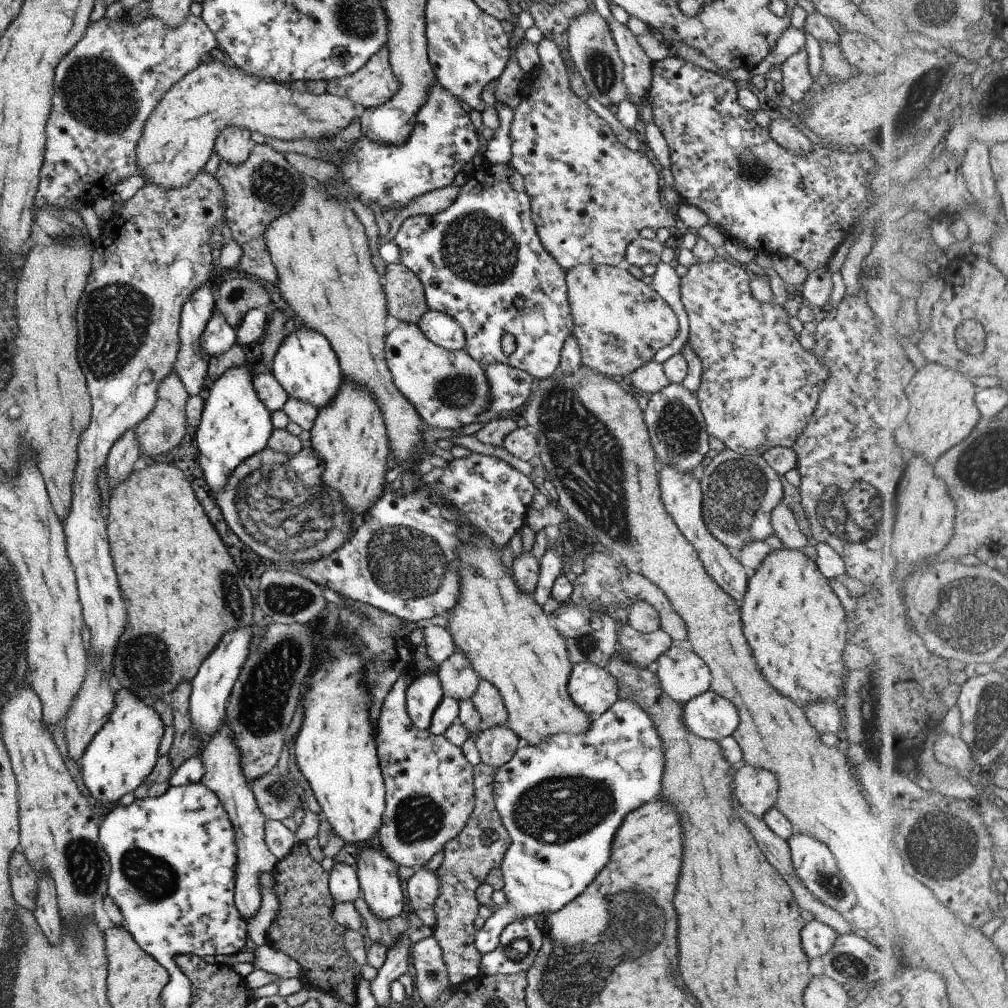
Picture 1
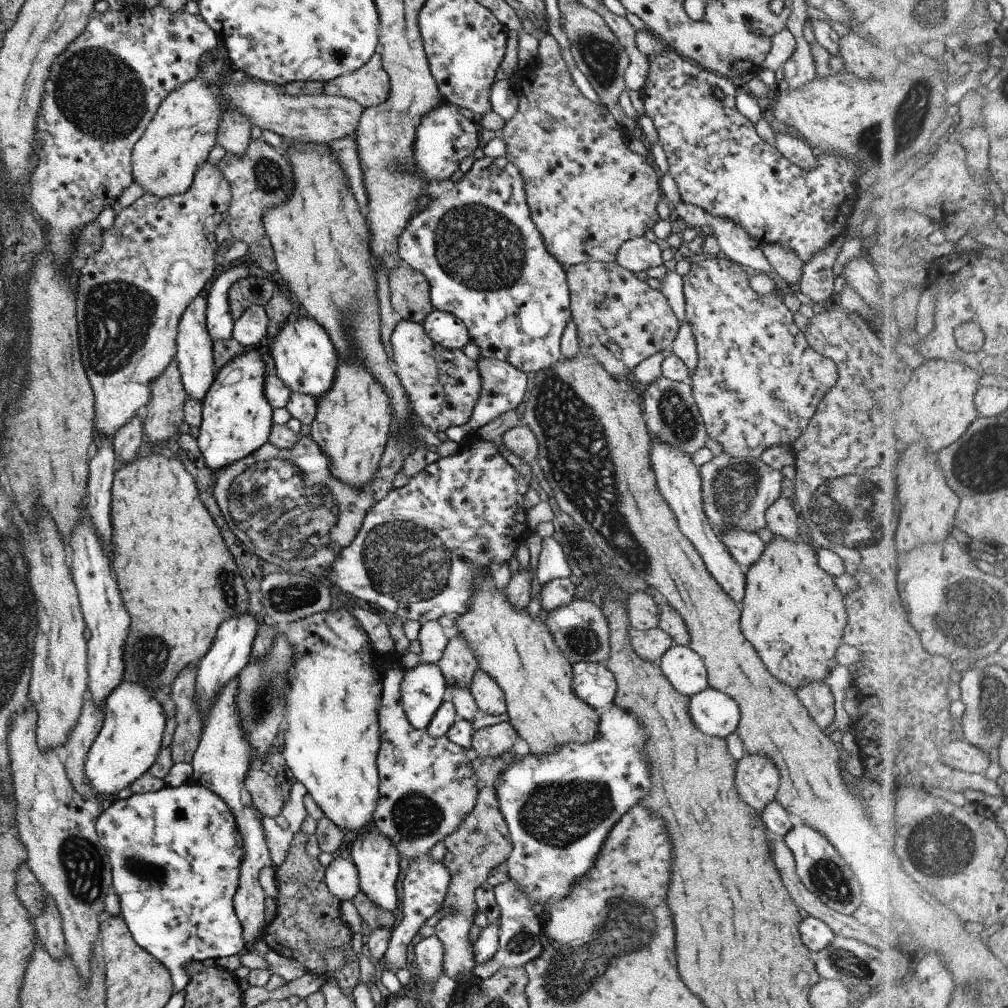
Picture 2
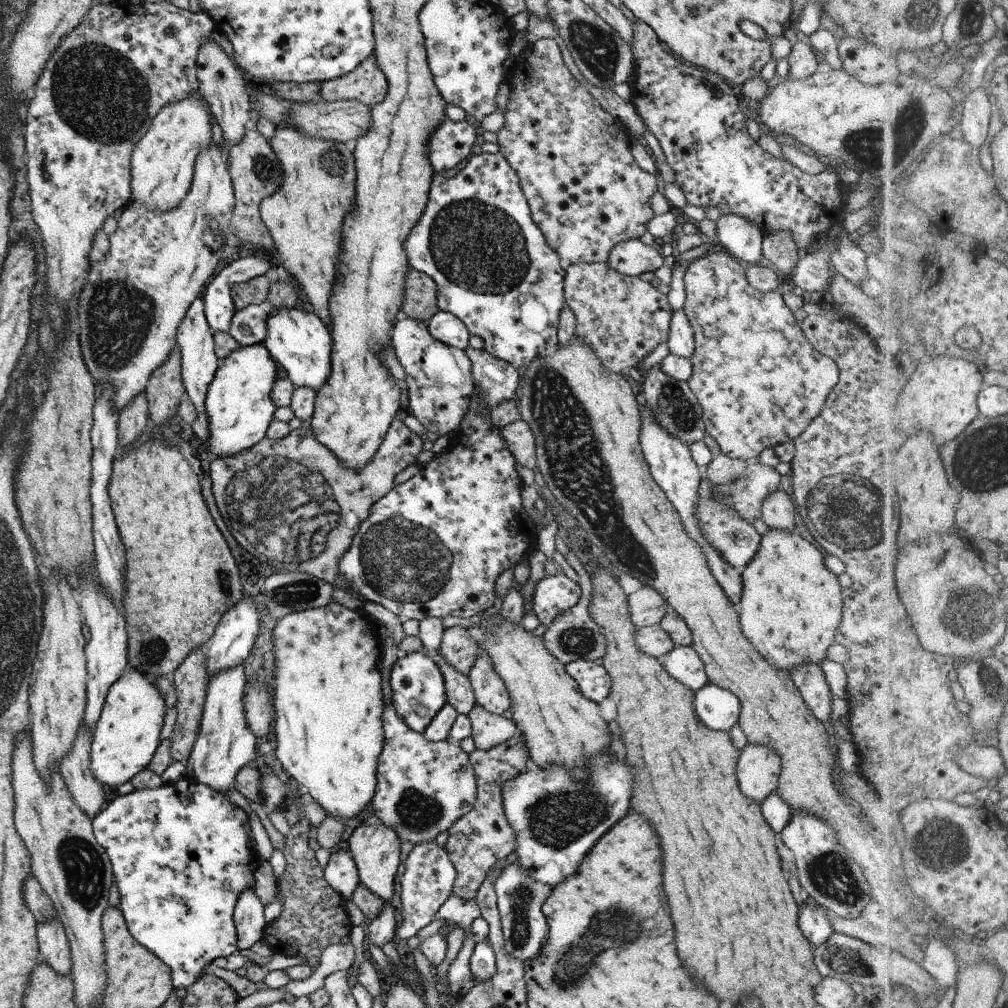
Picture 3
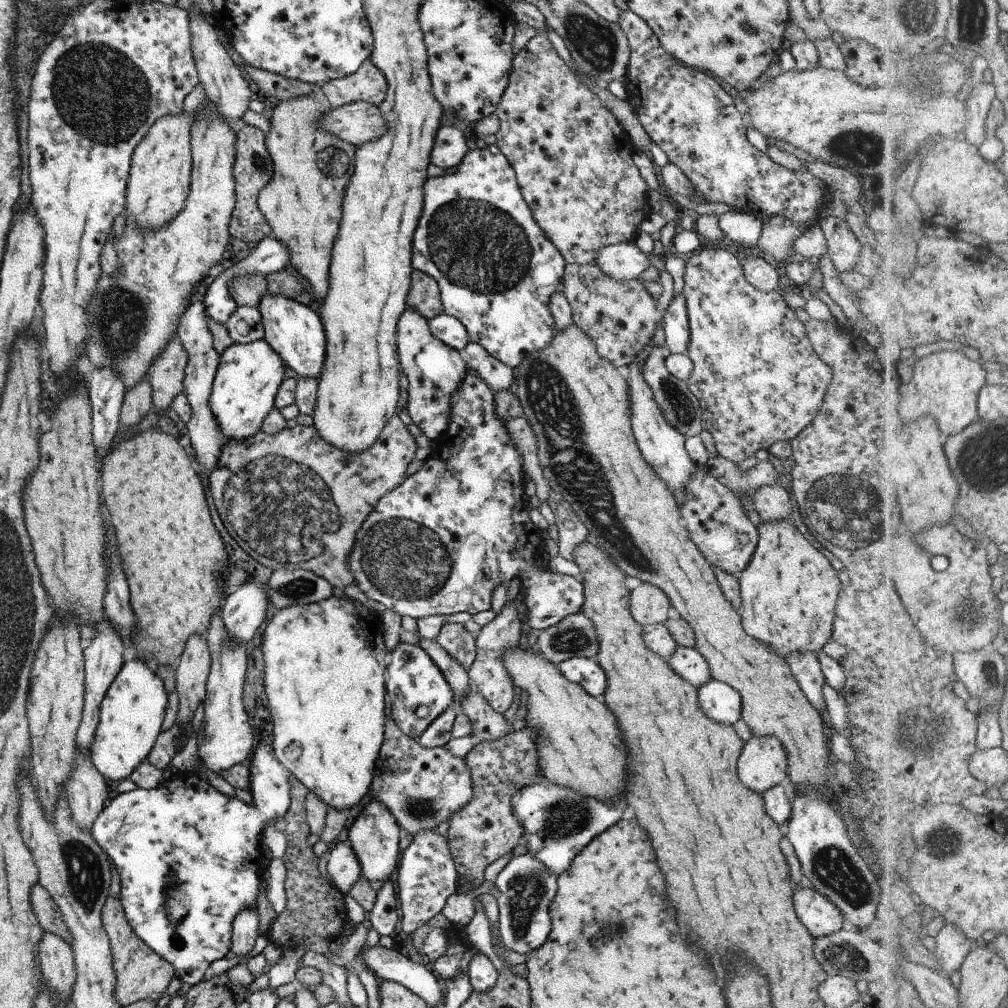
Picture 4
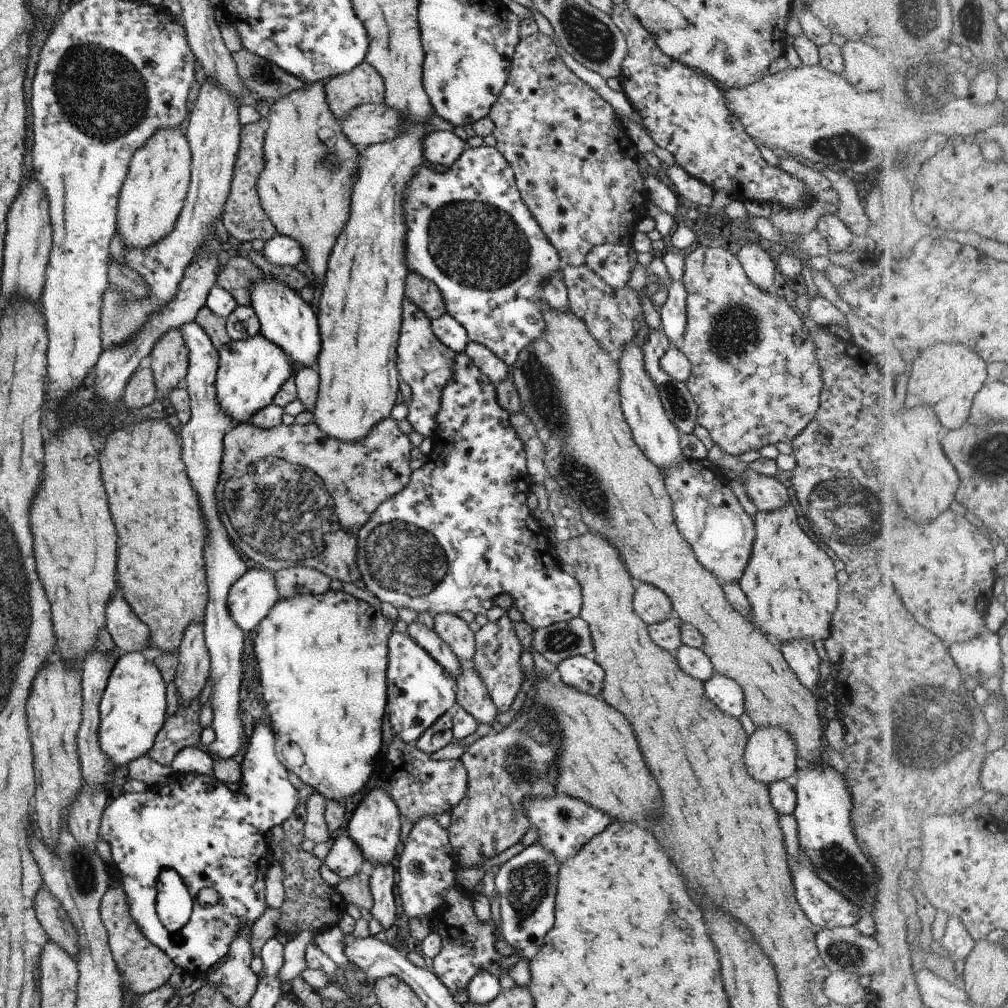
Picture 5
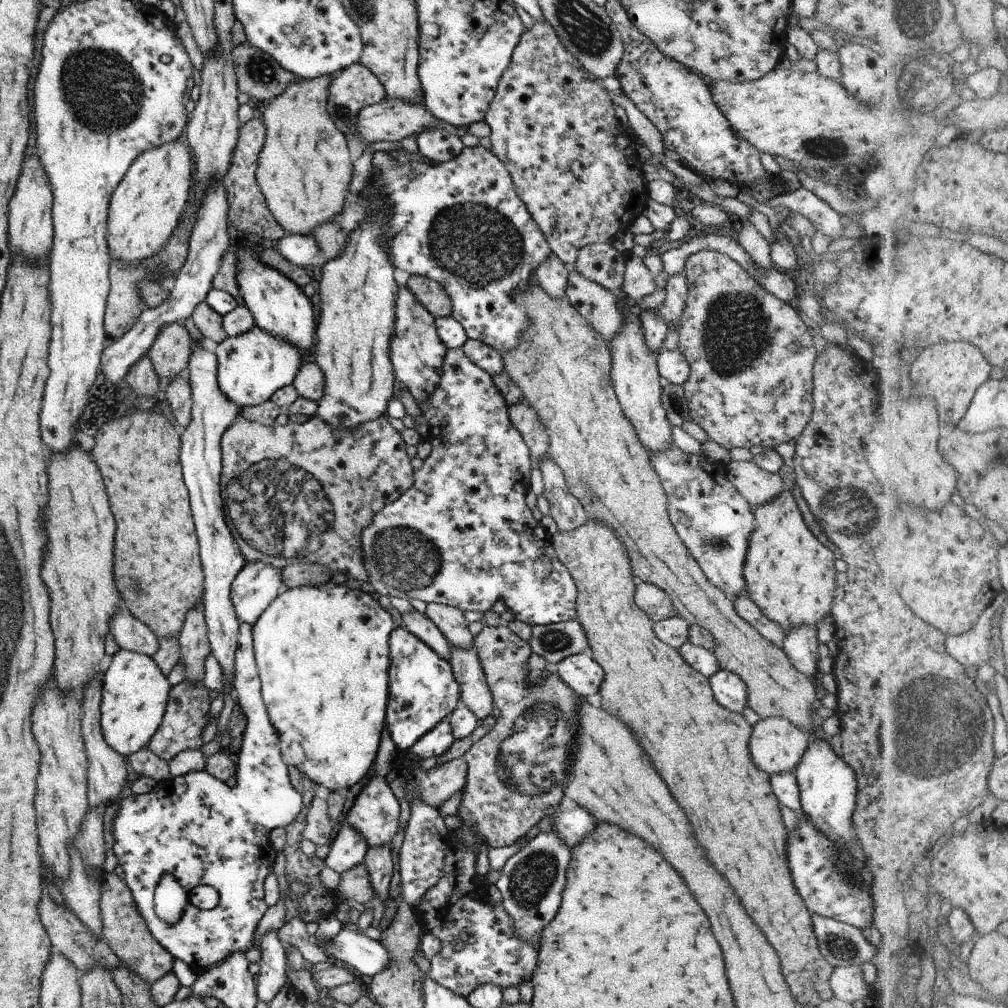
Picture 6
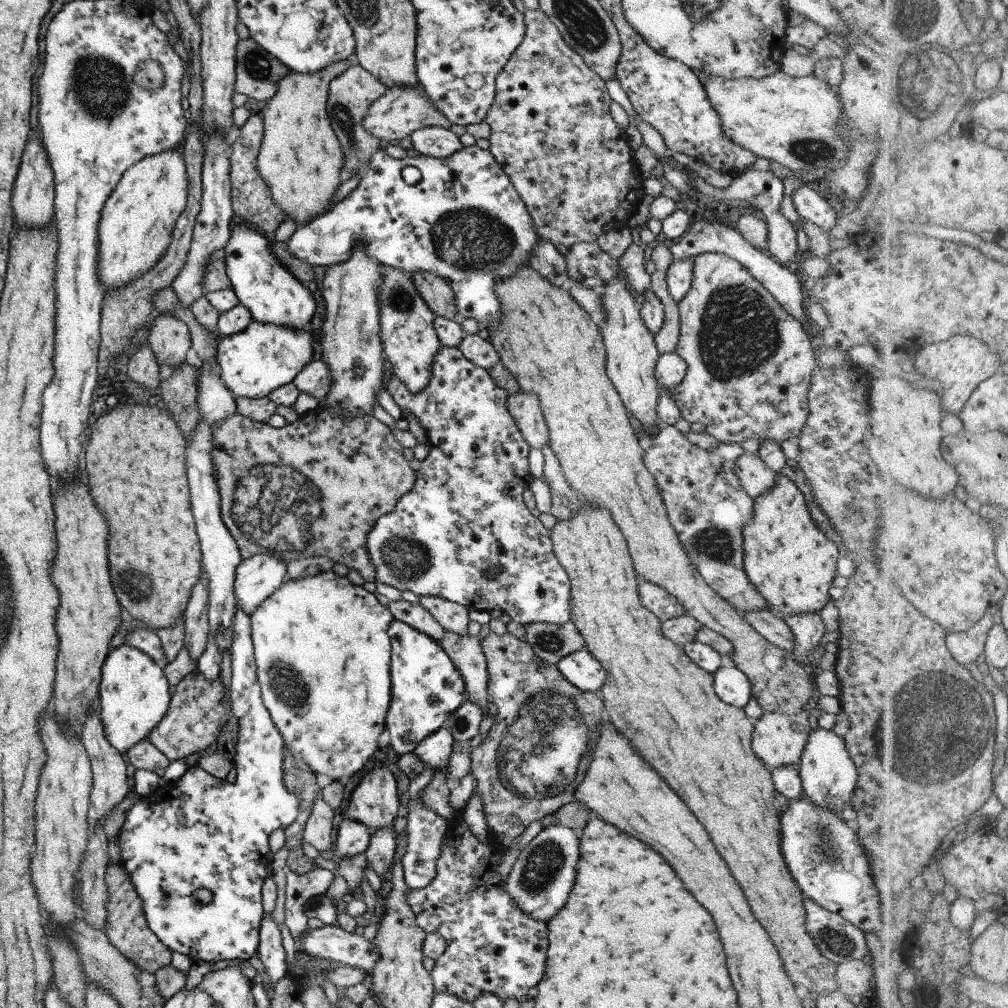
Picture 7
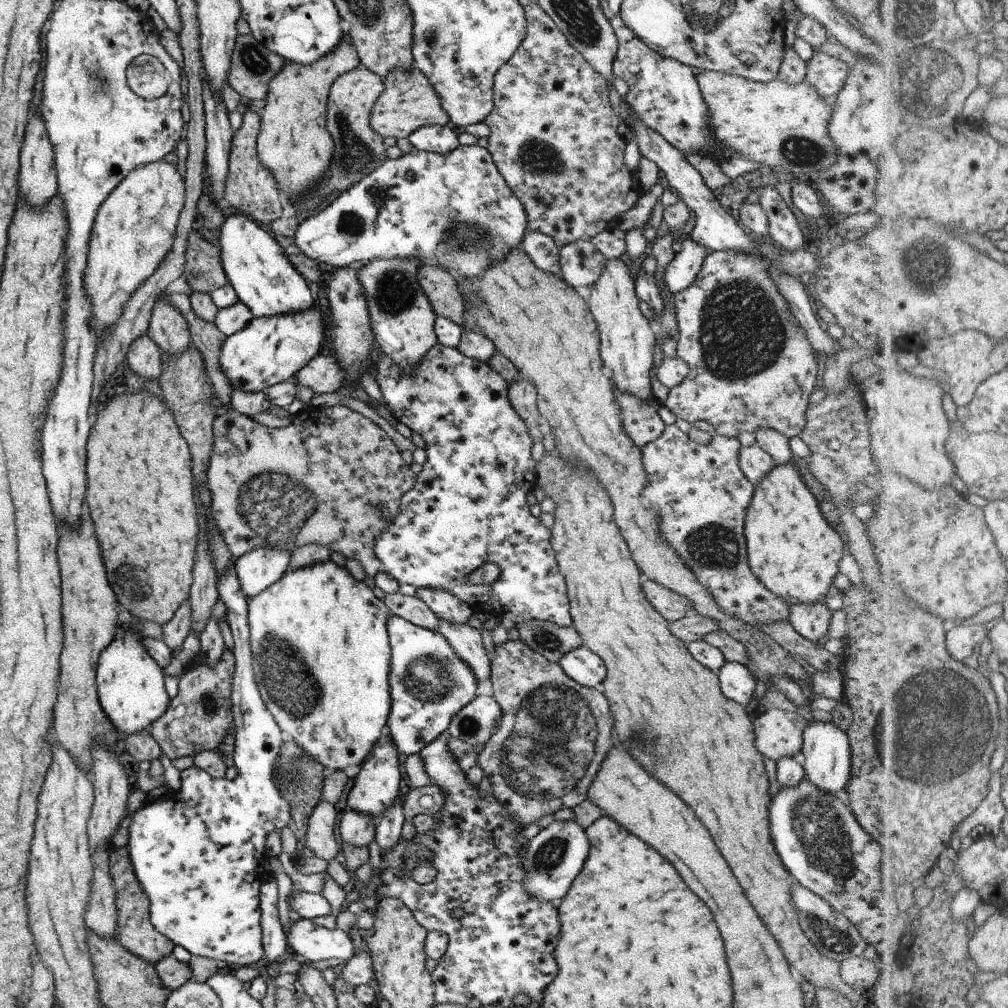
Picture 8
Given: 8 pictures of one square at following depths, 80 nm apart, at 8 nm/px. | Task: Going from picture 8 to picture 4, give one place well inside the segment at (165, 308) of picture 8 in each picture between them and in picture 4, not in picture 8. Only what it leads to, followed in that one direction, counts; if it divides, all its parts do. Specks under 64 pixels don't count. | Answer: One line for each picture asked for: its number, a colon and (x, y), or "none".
4: (165, 373)
5: (168, 359)
6: (169, 352)
7: (168, 338)

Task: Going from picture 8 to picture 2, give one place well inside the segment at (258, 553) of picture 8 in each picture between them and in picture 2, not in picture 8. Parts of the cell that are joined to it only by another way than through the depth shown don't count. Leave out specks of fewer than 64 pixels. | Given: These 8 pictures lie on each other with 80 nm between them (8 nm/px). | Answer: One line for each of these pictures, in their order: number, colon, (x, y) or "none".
2: (229, 651)
3: (234, 634)
4: (242, 610)
5: (250, 597)
6: (253, 587)
7: (256, 577)

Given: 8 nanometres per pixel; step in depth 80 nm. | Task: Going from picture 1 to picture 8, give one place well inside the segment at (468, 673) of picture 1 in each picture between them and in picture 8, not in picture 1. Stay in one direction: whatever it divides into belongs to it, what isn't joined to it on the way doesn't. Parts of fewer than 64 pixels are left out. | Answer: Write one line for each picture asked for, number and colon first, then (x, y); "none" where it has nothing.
2: (457, 664)
3: (458, 649)
4: (452, 637)
5: (452, 630)
6: (449, 620)
7: (452, 616)
8: (446, 606)

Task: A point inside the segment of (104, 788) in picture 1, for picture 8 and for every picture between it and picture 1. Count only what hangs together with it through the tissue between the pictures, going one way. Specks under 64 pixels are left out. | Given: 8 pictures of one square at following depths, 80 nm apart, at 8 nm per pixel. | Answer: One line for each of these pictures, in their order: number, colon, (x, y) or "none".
2: (129, 737)
3: (126, 734)
4: (130, 713)
5: (132, 705)
6: (134, 692)
7: (132, 692)
8: (129, 685)

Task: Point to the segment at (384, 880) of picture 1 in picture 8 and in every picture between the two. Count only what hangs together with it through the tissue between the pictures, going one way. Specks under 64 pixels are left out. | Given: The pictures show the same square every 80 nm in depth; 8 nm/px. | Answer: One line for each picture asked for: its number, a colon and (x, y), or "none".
2: (375, 858)
3: (374, 848)
4: (373, 837)
5: (373, 826)
6: (374, 811)
7: (373, 801)
8: (376, 785)

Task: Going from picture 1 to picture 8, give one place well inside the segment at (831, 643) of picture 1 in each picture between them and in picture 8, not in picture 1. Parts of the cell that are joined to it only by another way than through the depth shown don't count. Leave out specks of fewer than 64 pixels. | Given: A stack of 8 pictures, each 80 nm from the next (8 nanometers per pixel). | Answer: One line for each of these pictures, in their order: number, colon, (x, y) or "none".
2: (792, 613)
3: (790, 604)
4: (788, 590)
5: (790, 585)
6: (788, 574)
7: (791, 563)
8: (791, 549)

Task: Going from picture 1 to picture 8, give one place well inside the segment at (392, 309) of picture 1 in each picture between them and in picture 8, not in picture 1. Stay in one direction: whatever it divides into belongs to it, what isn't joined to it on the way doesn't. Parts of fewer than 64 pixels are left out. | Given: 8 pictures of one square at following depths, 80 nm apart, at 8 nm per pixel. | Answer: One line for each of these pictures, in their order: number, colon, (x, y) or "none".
2: (409, 298)
3: (419, 300)
4: (422, 296)
5: (422, 292)
6: (430, 294)
7: (437, 294)
8: (439, 286)

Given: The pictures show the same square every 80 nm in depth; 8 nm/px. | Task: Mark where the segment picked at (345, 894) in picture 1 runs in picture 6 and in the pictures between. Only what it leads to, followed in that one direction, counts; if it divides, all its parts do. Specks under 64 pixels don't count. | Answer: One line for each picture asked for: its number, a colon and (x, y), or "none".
2: (340, 876)
3: (340, 872)
4: (342, 865)
5: (344, 858)
6: (347, 849)

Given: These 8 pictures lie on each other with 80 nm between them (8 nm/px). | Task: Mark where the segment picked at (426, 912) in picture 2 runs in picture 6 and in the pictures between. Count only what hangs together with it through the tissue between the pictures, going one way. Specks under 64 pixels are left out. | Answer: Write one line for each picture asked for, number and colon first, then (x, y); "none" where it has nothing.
3: (428, 876)
4: (426, 876)
5: (425, 866)
6: (425, 838)

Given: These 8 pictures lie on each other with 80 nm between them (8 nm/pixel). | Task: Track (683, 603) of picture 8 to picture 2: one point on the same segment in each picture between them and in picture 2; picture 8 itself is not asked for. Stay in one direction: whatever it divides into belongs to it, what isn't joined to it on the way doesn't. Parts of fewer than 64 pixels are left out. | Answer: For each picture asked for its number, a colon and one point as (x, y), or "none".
2: (642, 612)
3: (645, 606)
4: (647, 605)
5: (651, 605)
6: (654, 602)
7: (654, 598)

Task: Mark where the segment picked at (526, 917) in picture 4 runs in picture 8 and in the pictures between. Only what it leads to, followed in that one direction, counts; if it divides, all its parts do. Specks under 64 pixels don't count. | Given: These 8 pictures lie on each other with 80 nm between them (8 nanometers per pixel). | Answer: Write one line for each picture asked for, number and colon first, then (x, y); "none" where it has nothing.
5: (526, 883)
6: (532, 879)
7: (539, 881)
8: (553, 857)

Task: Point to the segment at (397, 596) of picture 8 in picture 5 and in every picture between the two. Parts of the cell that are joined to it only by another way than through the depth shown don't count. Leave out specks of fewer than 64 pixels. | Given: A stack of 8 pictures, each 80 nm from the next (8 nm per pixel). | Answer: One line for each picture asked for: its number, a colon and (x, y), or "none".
5: (426, 638)
6: (415, 622)
7: (414, 615)

